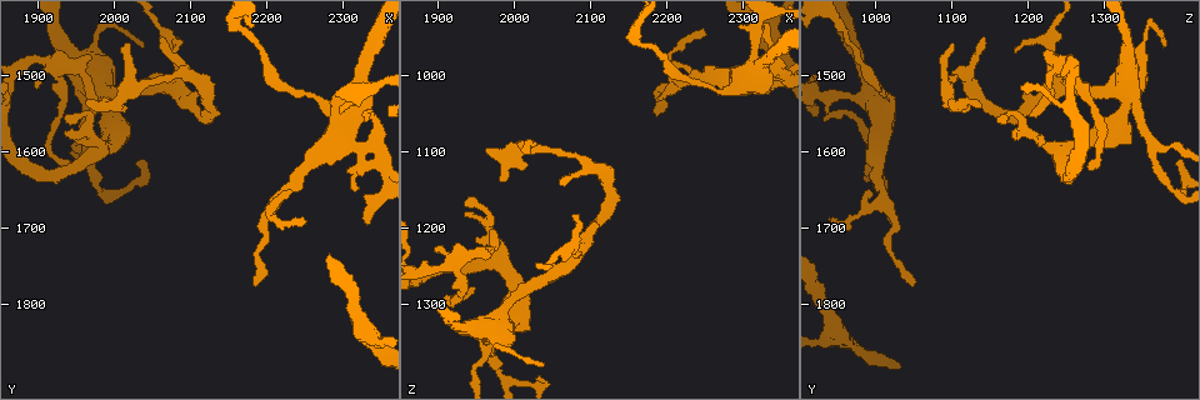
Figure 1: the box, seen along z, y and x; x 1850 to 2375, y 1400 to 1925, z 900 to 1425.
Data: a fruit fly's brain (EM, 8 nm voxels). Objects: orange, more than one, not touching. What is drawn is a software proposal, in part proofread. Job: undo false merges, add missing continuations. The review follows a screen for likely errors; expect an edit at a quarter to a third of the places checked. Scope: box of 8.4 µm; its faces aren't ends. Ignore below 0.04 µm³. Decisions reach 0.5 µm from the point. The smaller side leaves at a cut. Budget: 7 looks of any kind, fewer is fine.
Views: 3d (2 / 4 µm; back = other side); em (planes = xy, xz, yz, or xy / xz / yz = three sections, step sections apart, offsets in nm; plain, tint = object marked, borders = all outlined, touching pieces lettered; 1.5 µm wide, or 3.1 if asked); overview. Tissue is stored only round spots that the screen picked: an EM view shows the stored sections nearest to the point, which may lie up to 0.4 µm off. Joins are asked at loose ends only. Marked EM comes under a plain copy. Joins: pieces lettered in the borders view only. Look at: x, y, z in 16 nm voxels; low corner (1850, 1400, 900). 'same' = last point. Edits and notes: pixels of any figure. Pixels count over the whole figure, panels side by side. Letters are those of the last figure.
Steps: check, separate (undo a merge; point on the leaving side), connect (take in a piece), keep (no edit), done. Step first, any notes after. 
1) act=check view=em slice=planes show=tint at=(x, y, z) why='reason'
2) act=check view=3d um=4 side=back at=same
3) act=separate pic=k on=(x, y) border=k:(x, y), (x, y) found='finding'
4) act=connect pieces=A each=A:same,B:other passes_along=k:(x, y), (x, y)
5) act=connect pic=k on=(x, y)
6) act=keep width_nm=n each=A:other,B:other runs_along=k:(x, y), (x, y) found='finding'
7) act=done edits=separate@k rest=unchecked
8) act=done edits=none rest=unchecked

act=check view=em slice=yz step=8 show=tint at=(2075, 1465, 1185) why='tapers out'

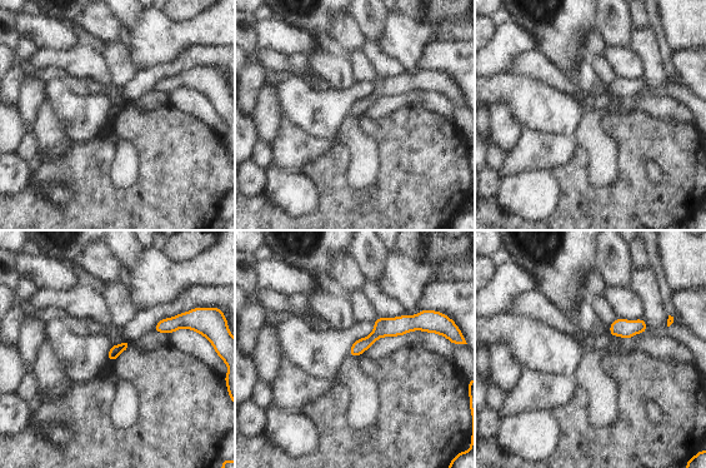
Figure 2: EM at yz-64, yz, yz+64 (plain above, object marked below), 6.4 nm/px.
act=check view=em slice=planes show=tint at=same why='cut it another way'

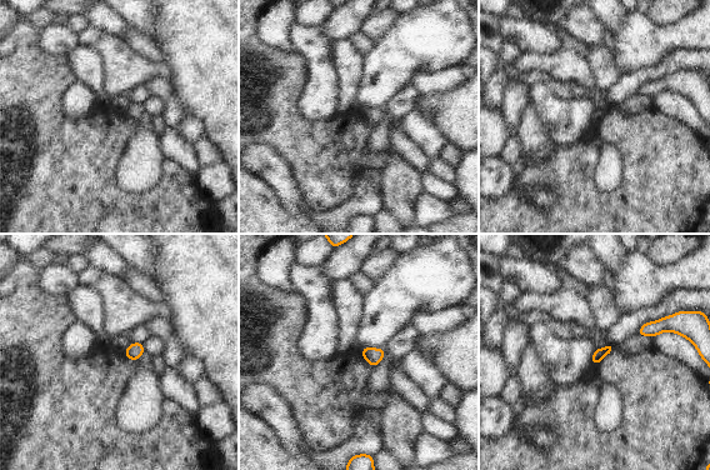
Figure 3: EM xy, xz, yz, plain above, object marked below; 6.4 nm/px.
act=check view=em slice=planes show=borders at=same

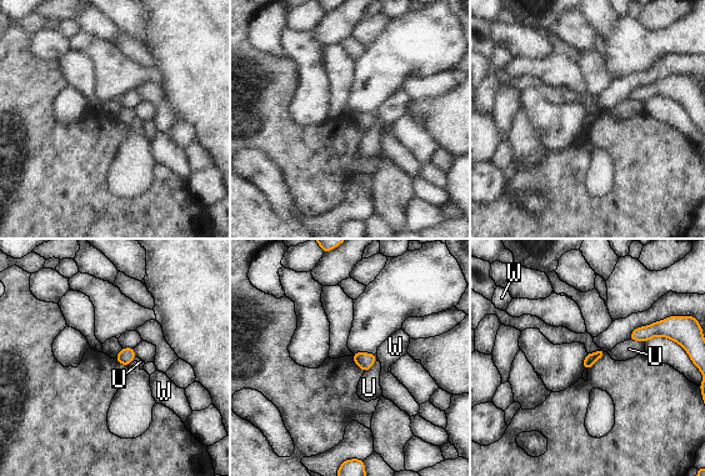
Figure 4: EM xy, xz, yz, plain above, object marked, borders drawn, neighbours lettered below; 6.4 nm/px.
act=keep longest_contact=U:110nm each=U:other,W:other found='none of them fits'

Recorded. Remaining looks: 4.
act=check view=3d um=4 side=back at=(2310, 1530, 990) why='calibre changes'

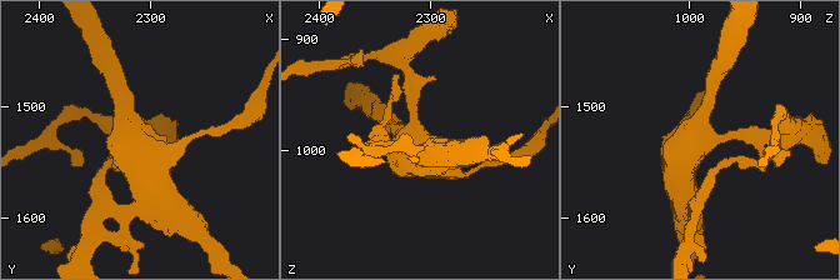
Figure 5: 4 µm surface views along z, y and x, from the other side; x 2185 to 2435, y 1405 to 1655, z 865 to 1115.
act=check view=em slice=planes show=tint at=(2314, 1526, 990) why='shape alone is not enough'

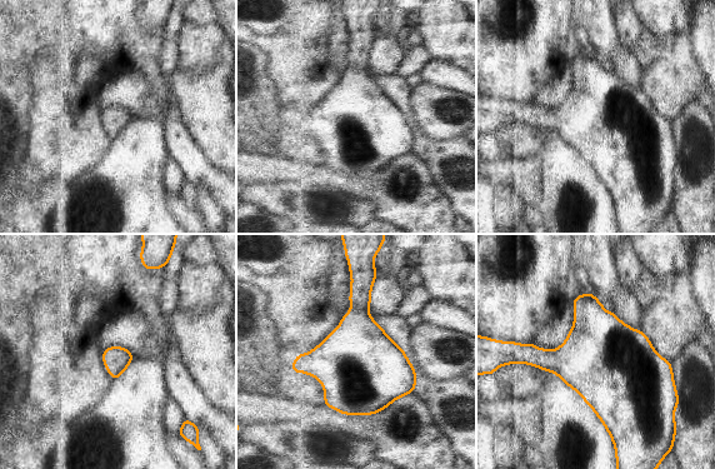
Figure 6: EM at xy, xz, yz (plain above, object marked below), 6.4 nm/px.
act=check view=em slice=planes show=borders at=same

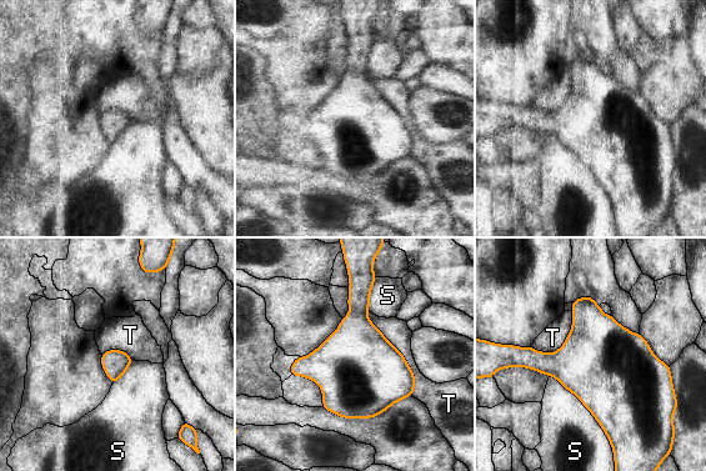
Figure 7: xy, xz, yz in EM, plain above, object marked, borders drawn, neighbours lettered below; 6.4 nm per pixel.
act=keep longest_contact=T:650nm each=S:other,T:other border=7:(367, 309), (411, 370), (412, 395) found='continuous, no second neuron'

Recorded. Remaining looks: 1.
act=done edits=none rest=unchecked

